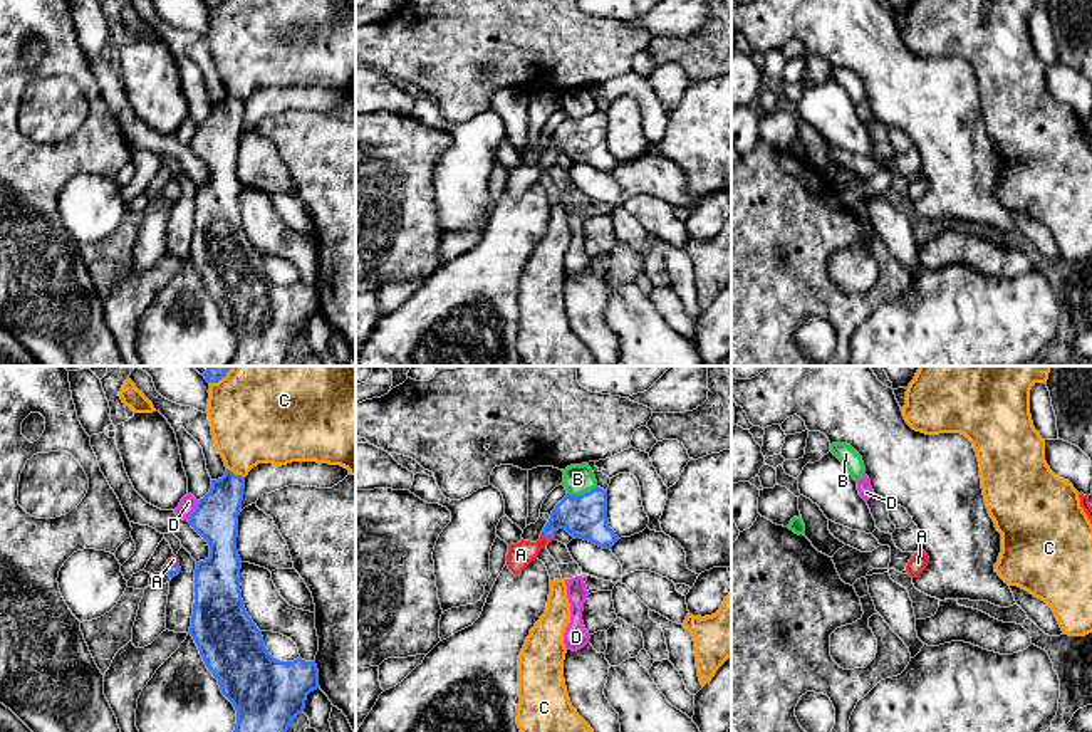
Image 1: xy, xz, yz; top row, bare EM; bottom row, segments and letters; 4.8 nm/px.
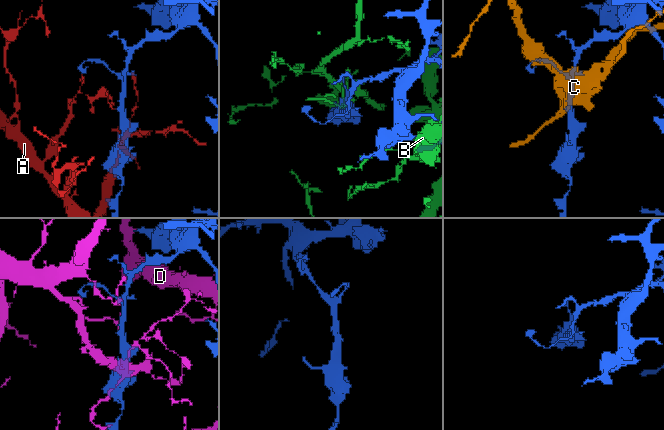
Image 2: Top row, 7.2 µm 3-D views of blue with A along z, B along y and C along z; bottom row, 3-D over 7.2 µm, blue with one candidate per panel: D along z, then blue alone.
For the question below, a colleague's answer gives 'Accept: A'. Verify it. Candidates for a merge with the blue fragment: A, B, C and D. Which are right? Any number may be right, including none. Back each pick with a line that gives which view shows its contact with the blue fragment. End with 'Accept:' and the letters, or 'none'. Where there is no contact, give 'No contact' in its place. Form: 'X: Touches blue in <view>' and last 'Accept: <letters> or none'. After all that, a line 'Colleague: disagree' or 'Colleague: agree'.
Accept: none
Colleague: disagree

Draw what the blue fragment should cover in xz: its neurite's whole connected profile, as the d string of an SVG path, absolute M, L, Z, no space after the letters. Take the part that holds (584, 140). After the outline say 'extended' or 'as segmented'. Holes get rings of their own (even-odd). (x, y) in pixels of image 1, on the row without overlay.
M595 111L582 119L567 118L552 134L543 159L555 161L559 153L565 153L574 163L611 173L619 161L607 148L607 114Z; as segmented

